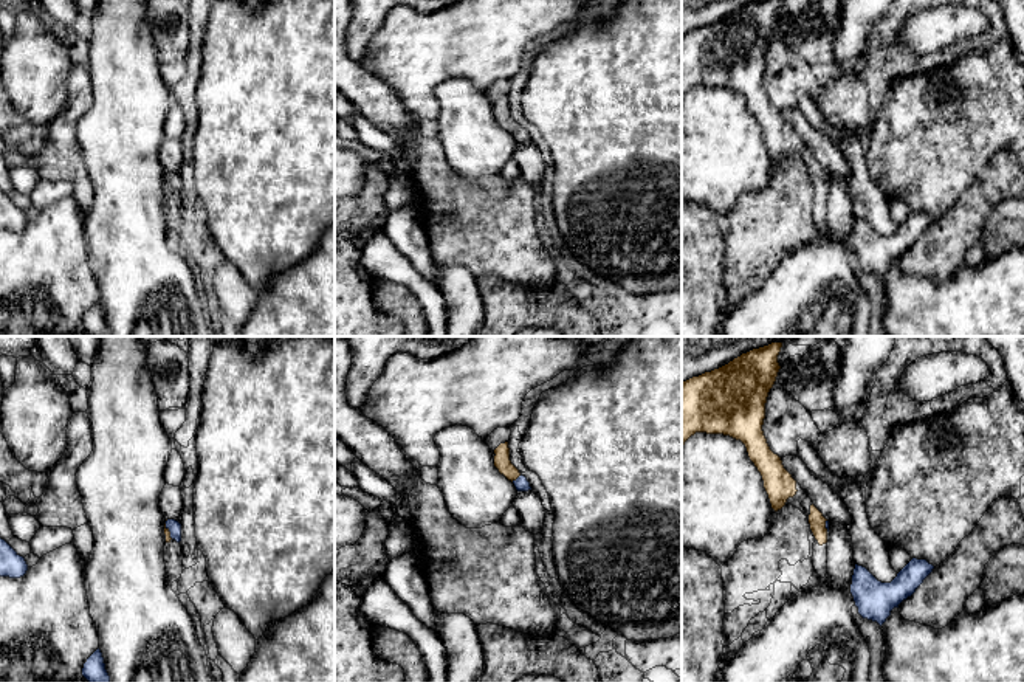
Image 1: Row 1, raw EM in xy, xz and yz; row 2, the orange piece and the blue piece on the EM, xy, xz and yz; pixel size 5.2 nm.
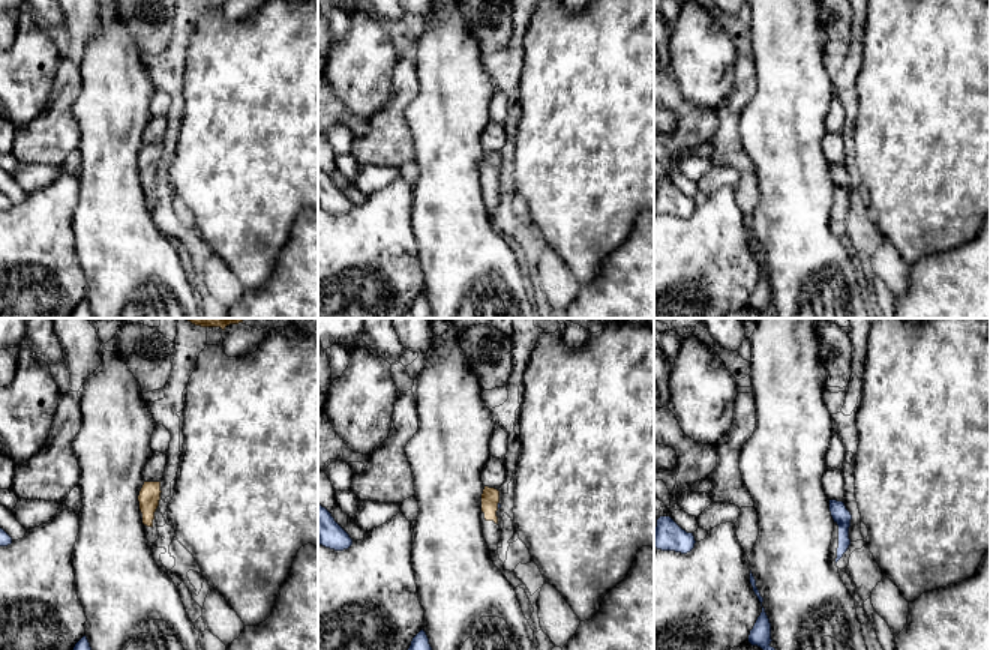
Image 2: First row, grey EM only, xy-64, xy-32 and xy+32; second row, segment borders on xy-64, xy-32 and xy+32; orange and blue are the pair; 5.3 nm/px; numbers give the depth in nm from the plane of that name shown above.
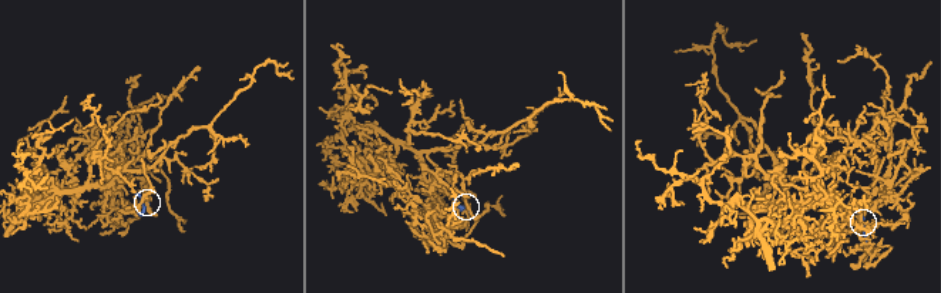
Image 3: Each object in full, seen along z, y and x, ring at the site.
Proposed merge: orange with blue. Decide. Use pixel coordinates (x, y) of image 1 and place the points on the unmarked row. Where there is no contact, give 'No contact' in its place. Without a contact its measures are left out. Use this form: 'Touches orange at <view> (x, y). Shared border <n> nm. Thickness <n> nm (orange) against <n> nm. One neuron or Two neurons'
Touches orange at xz (516, 130). Shared border 70 nm. Thickness 90 nm (orange) against 70 nm. One neuron

